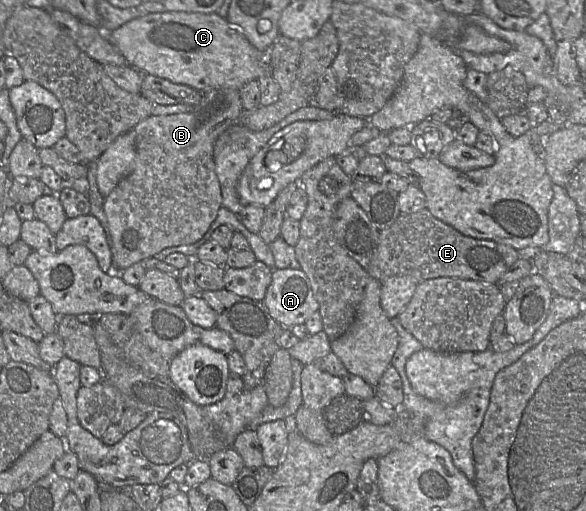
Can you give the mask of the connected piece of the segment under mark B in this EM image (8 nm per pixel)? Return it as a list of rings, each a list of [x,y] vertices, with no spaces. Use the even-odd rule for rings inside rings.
[[[234,89],[201,91],[201,101],[190,112],[151,115],[134,128],[136,155],[131,173],[104,198],[113,264],[122,271],[168,247],[189,245],[201,240],[222,207],[222,192],[215,172],[213,149],[219,135],[237,123],[243,110],[239,92]]]

